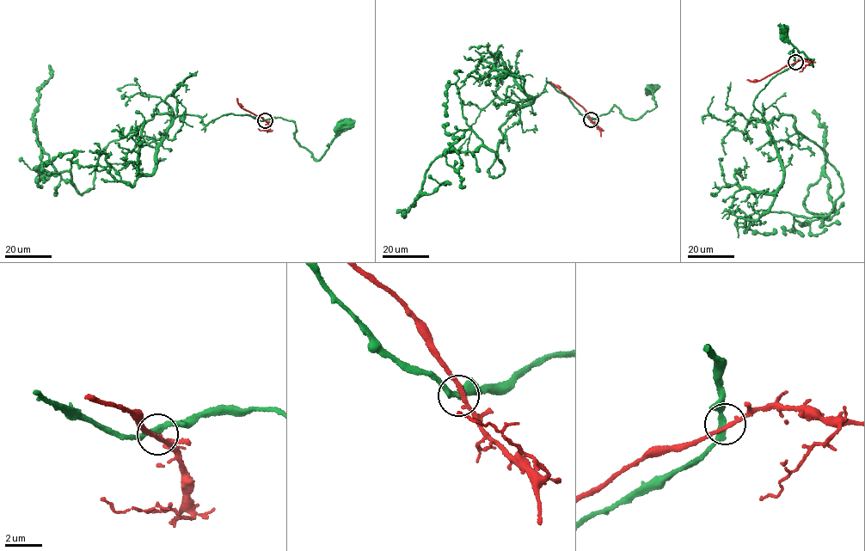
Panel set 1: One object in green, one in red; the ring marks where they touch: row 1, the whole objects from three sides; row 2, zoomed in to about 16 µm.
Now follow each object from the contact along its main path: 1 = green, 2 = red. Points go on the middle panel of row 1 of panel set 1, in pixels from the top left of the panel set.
1: (591, 119), (548, 82), (501, 125), (488, 172), (505, 171), (482, 146), (449, 152), (396, 211)
2: (591, 119), (582, 107), (550, 82)

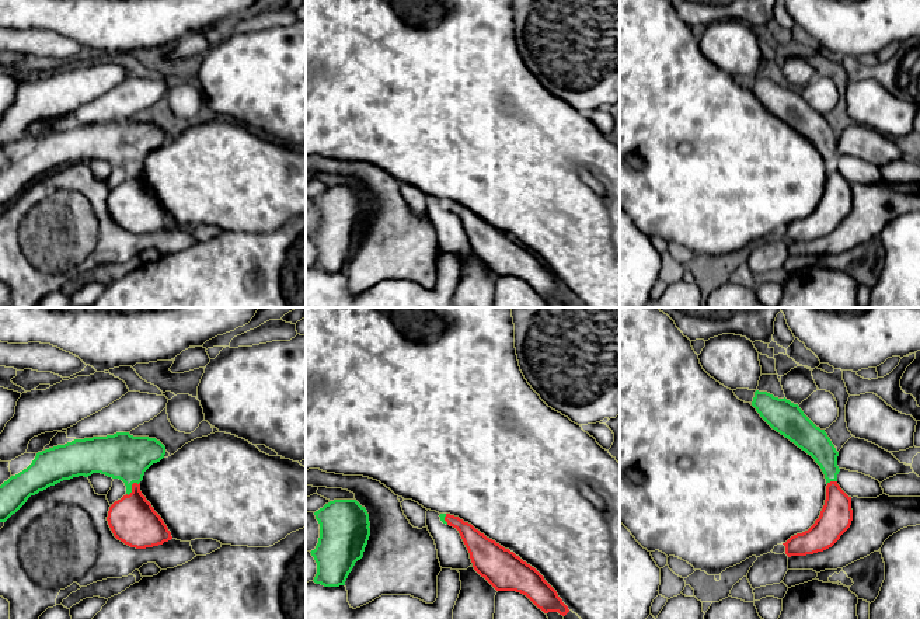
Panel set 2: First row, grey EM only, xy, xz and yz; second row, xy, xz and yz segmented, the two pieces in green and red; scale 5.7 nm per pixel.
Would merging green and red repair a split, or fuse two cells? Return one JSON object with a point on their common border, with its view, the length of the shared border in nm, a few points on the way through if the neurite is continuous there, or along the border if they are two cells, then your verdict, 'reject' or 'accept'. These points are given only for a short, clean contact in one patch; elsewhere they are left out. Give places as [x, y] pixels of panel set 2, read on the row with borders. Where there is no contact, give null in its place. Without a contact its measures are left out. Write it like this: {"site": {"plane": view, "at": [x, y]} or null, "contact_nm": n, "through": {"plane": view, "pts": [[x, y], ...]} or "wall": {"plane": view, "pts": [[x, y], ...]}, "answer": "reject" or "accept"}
{"site": {"plane": "xy", "at": [131, 487]}, "contact_nm": 110, "answer": "reject"}

